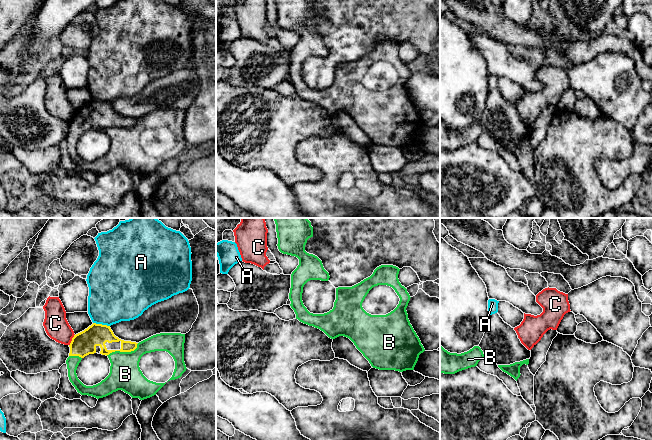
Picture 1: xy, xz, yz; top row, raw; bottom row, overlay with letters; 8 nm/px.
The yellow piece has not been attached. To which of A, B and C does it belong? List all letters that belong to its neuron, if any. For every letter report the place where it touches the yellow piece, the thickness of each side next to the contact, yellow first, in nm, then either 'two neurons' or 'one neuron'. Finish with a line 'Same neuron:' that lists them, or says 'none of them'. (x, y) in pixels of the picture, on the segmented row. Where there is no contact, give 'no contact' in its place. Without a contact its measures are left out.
A: contact xy (101, 324); calibres 190 and 420 nm; two neurons
B: contact xy (123, 351); calibres 180 and 260 nm; one neuron
C: contact xy (72, 340); calibres 190 and 190 nm; two neurons
Same neuron: B

